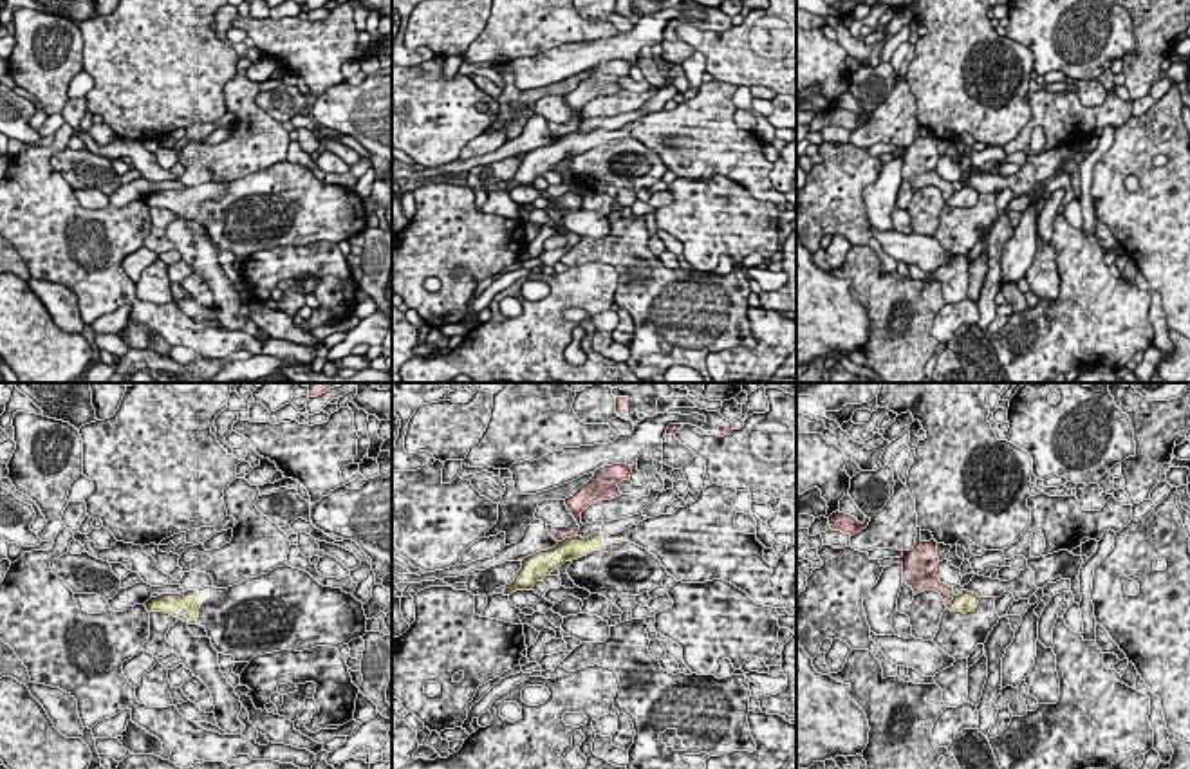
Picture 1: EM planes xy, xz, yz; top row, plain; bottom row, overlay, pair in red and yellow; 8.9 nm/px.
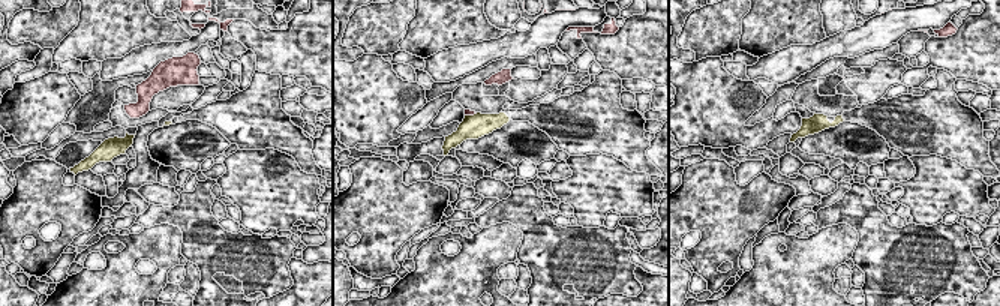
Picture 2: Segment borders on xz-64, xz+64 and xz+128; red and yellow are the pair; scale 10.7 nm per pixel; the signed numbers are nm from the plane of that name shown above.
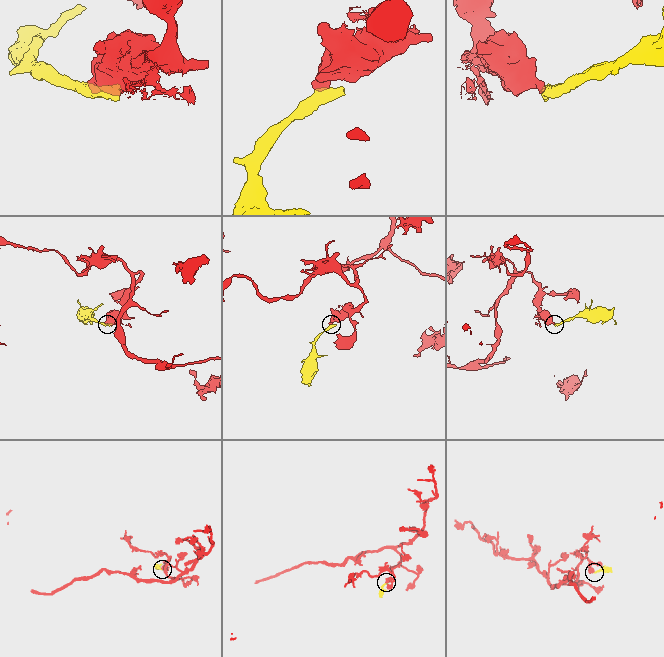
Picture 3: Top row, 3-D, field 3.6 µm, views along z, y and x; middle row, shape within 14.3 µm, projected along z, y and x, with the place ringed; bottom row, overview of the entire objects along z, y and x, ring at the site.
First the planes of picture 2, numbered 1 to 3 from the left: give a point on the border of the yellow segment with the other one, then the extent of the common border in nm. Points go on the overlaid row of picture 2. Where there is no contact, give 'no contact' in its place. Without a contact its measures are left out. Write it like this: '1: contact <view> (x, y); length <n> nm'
1: no contact
2: contact xz+64 (471, 114); length 150 nm
3: no contact

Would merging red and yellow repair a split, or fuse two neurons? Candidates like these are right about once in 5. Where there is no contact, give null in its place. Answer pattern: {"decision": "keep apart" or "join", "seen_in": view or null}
{"decision": "keep apart", "seen_in": "xz"}

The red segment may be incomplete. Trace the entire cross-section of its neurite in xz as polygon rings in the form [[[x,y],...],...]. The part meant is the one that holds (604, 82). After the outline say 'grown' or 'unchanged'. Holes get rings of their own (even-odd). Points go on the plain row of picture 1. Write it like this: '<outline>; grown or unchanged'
[[[612,60],[596,65],[592,74],[583,79],[572,92],[565,94],[565,101],[574,112],[567,123],[547,121],[549,130],[562,137],[578,132],[580,121],[576,117],[581,108],[598,96],[610,96],[623,90],[618,83],[619,78],[630,76],[632,63],[627,60]]]; unchanged

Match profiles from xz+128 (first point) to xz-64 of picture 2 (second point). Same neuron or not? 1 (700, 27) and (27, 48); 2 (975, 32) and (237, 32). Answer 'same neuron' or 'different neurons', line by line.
1: different neurons
2: same neuron

